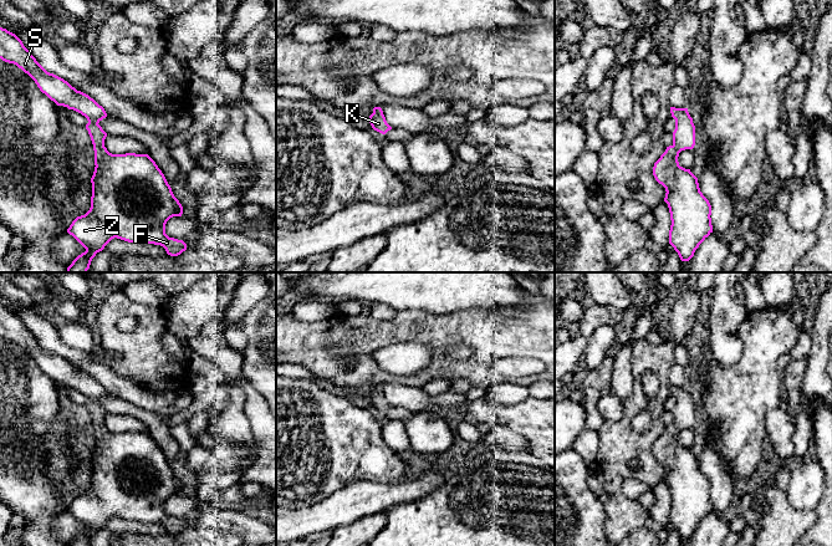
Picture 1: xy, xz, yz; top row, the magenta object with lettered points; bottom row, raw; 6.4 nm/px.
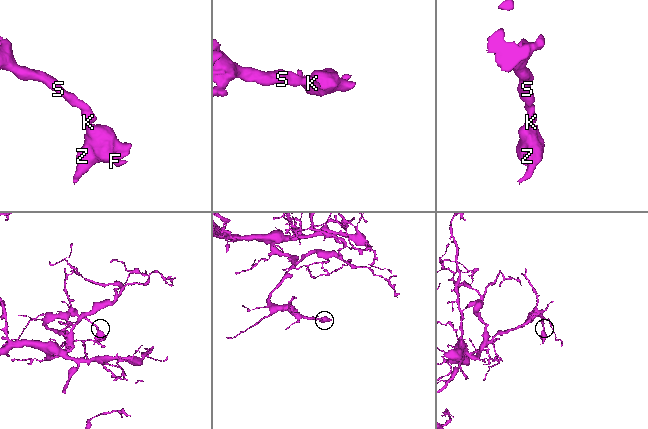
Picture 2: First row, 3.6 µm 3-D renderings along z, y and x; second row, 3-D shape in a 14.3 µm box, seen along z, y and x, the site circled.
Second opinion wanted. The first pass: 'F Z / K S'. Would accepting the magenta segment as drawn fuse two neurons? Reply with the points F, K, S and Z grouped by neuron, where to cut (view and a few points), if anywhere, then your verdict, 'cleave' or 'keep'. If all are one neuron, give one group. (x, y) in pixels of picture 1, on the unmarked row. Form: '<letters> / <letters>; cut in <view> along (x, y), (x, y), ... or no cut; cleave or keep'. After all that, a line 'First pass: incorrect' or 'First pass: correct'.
F K S Z; no cut; keep
First pass: incorrect

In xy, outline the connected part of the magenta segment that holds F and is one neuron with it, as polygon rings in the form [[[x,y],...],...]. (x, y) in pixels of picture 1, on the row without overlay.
[[[0,306],[0,337],[14,342],[27,352],[57,384],[73,388],[88,399],[86,408],[91,415],[95,429],[95,450],[91,456],[92,475],[90,489],[77,495],[67,511],[72,514],[86,530],[78,534],[68,546],[90,546],[97,531],[114,516],[138,522],[154,522],[165,527],[170,535],[178,535],[187,529],[183,519],[169,516],[165,512],[165,502],[173,495],[182,495],[183,485],[174,475],[170,464],[155,440],[148,433],[112,433],[104,425],[107,412],[98,403],[107,392],[88,373],[77,369],[63,357],[47,351],[24,325],[22,320],[12,311]]]

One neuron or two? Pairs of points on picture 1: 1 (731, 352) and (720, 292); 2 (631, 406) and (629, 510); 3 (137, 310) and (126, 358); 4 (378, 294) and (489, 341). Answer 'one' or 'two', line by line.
1: one
2: one
3: one
4: two

